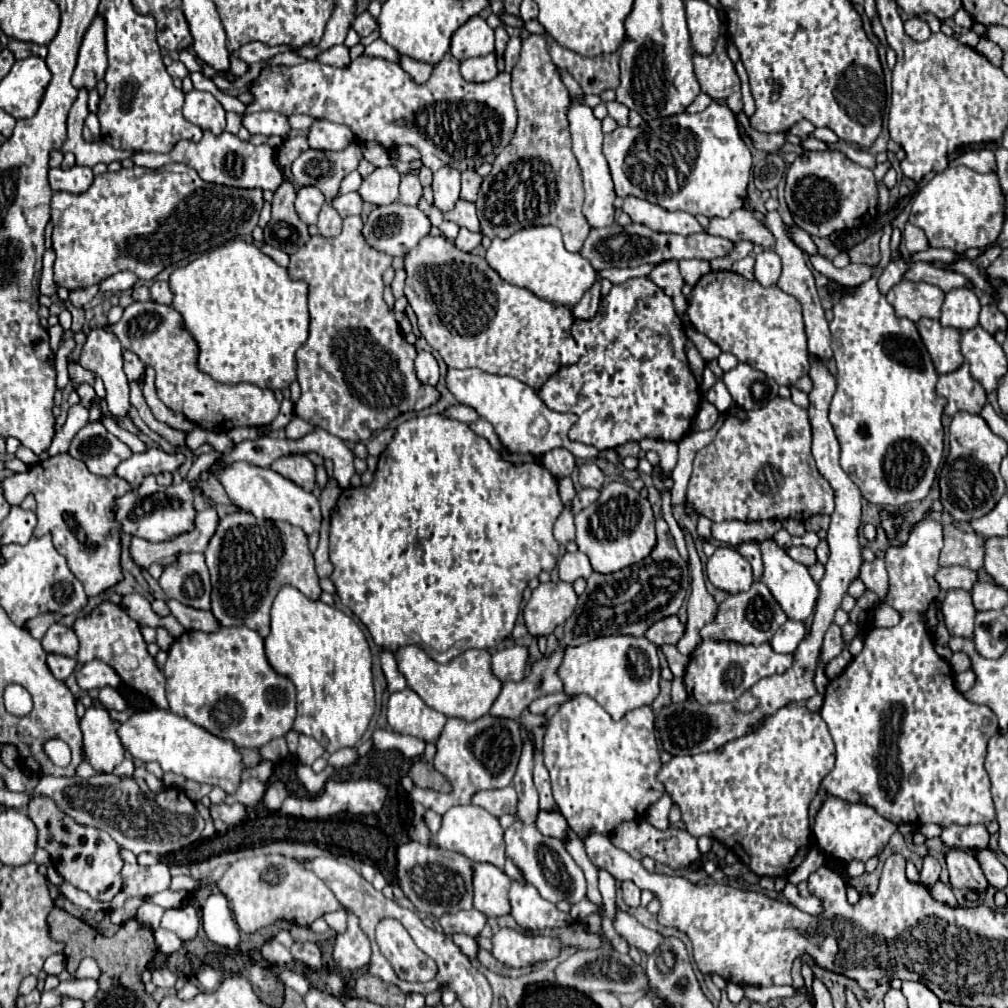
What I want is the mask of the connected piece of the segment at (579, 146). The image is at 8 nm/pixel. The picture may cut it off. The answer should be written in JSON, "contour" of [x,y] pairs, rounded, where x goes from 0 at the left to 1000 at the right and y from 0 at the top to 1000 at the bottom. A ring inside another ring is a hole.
{"contour":[[[566,100],[564,106],[564,128],[568,138],[568,152],[576,164],[578,180],[580,180],[580,201],[578,201],[578,213],[586,225],[606,225],[610,221],[610,189],[608,189],[608,178],[604,178],[604,164],[600,162],[600,154],[596,150],[598,144],[598,130],[596,120],[590,118],[586,106]]]}

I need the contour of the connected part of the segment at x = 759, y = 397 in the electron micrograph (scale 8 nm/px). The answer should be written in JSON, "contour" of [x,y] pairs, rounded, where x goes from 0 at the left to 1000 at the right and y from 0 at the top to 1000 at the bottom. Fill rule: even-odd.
{"contour":[[[733,360],[729,366],[717,372],[717,380],[721,382],[727,398],[735,404],[751,406],[759,404],[767,394],[771,394],[773,382],[763,376],[759,370],[747,366],[741,360]]]}

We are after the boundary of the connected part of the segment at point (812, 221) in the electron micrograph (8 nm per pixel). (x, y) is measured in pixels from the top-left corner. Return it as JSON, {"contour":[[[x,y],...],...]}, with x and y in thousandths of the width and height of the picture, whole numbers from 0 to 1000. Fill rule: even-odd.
{"contour":[[[832,148],[803,150],[793,154],[781,168],[779,199],[787,219],[809,235],[822,235],[828,229],[852,227],[866,219],[872,199],[868,176],[862,168],[842,160]]]}

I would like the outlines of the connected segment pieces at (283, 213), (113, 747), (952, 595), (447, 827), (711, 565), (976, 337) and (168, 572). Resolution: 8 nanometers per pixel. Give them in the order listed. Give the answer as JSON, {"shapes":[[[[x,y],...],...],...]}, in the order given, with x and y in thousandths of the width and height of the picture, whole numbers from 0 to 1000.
{"shapes":[[[[281,178],[279,186],[271,191],[269,219],[261,227],[263,241],[287,253],[295,251],[309,235],[305,229],[305,223],[297,217],[291,205],[291,199],[293,199],[293,186],[287,178]]],[[[102,699],[88,701],[80,713],[84,755],[102,767],[110,767],[124,753],[124,741],[116,729],[118,719]]],[[[957,584],[939,586],[936,592],[936,612],[938,622],[943,632],[965,634],[965,618],[967,618],[967,602],[963,598],[963,588]]],[[[455,799],[447,801],[439,809],[438,822],[434,824],[434,838],[438,842],[453,844],[467,854],[483,854],[489,856],[491,860],[499,862],[501,858],[501,834],[499,834],[499,820],[495,818],[495,813],[485,809],[481,803],[471,801],[471,799]]],[[[711,543],[699,561],[703,576],[725,590],[743,586],[747,578],[747,566],[743,557],[733,551],[729,543]]],[[[969,322],[953,330],[953,348],[963,364],[965,376],[969,376],[979,390],[987,388],[989,378],[999,368],[999,356],[993,342]]],[[[184,549],[176,555],[174,561],[164,563],[160,574],[158,574],[160,584],[168,594],[176,594],[178,598],[191,602],[191,604],[207,604],[207,590],[209,590],[209,578],[207,578],[207,568],[203,561],[201,549]]]]}

